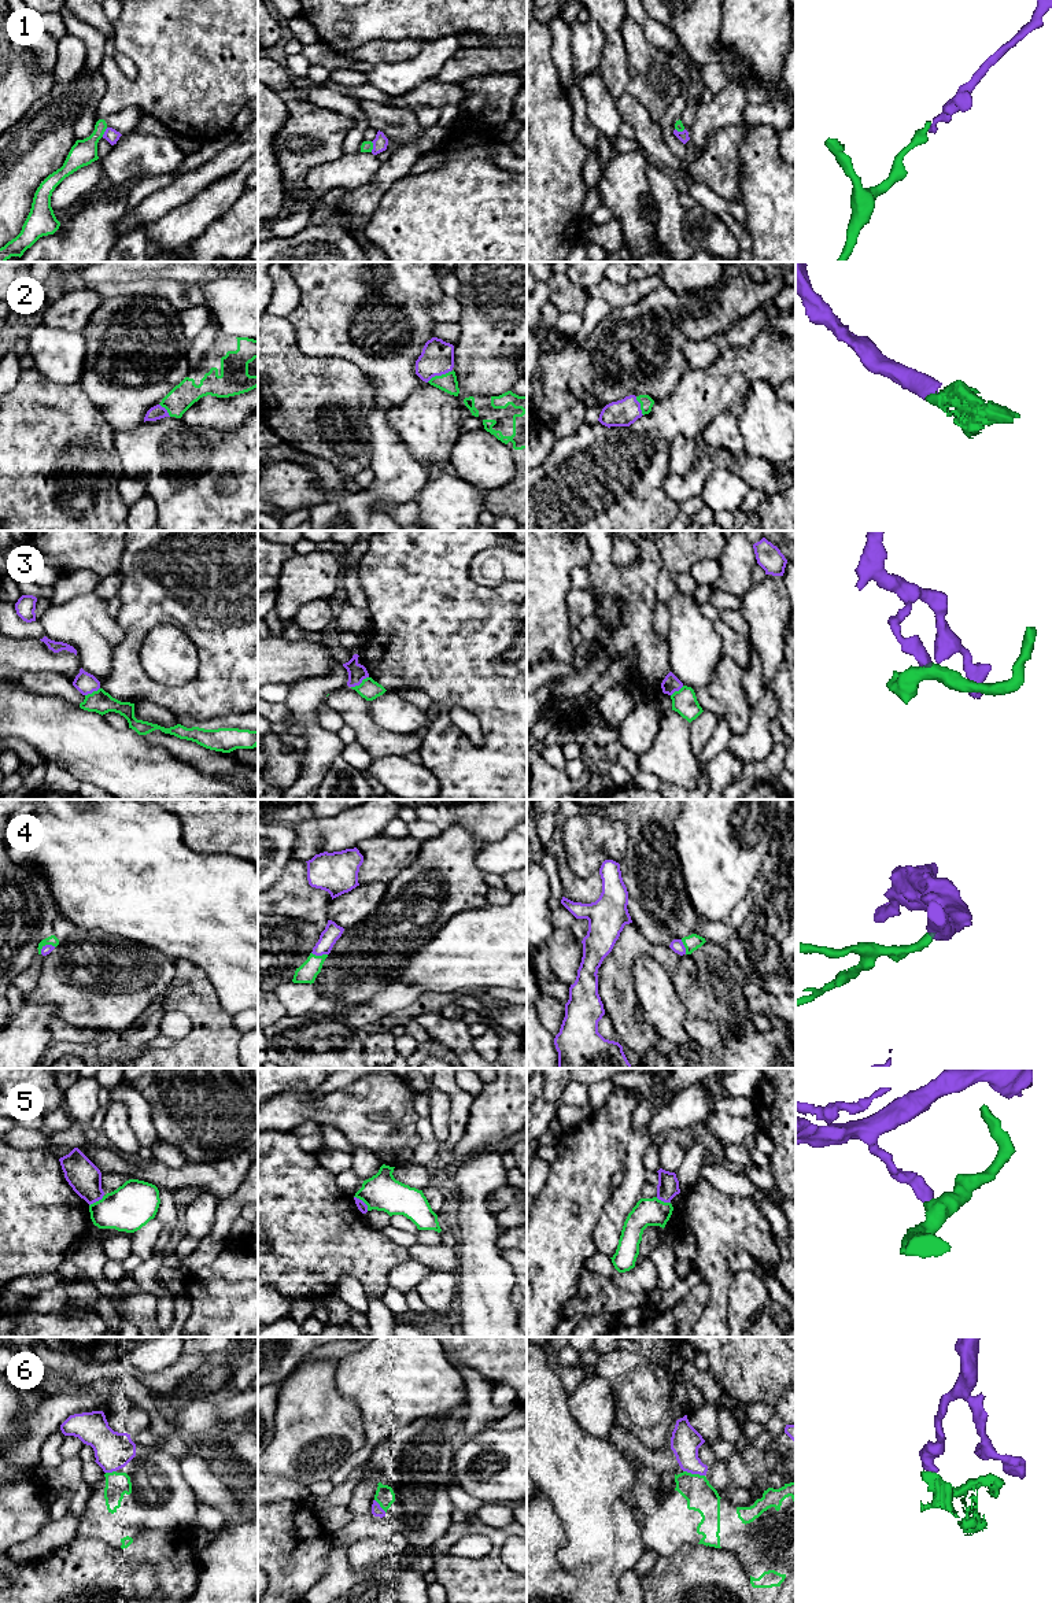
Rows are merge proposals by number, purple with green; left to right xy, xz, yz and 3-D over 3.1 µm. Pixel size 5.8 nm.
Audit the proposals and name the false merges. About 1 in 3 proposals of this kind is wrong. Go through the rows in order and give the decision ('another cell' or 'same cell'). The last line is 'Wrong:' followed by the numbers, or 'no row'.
1: another cell
2: same cell
3: another cell
4: same cell
5: another cell
6: another cell
Wrong: 1, 3, 5, 6

